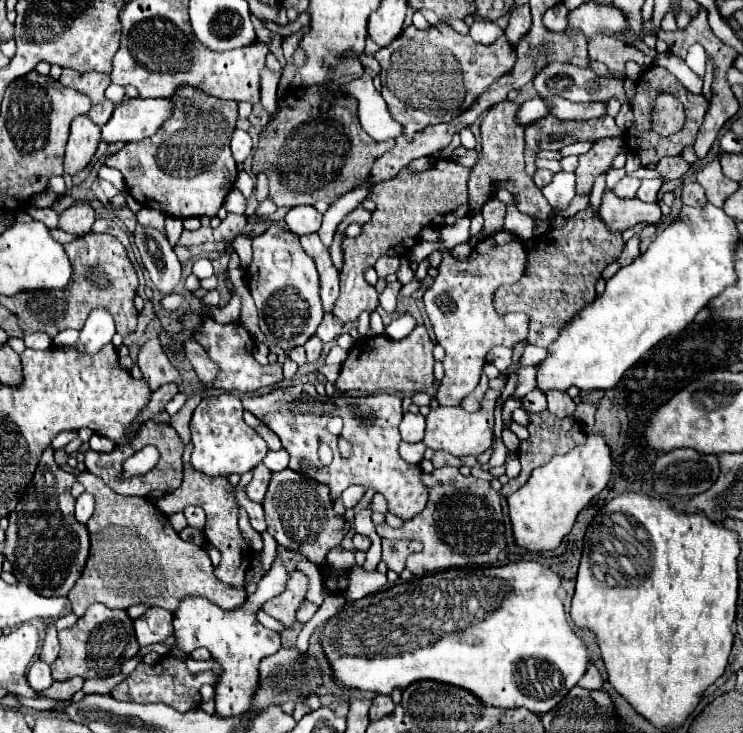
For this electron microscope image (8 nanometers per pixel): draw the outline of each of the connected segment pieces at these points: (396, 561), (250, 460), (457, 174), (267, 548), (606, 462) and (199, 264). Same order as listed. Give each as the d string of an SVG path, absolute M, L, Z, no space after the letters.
M382 539L382 559L386 561L388 569L396 571L398 575L404 571L406 557L412 551L418 551L420 543L418 541L392 541L392 539Z
M222 393L214 397L204 397L200 405L194 409L190 431L192 431L192 467L206 475L232 475L232 473L246 473L252 471L268 453L266 441L244 423L242 419L242 401L238 395Z
M442 161L434 163L432 169L422 171L418 175L400 173L394 179L382 181L372 187L368 199L376 203L376 211L372 219L362 225L362 233L354 239L342 241L344 253L344 267L340 273L340 297L334 307L334 317L342 323L356 321L362 311L376 311L378 307L378 293L374 286L364 279L364 271L370 269L382 255L404 255L418 243L418 233L424 227L444 227L440 225L440 217L444 219L458 219L468 217L468 189L466 177L470 169L454 163Z
M268 531L262 533L262 541L264 541L264 547L262 547L262 551L260 551L258 557L260 557L264 573L268 573L270 567L272 567L272 563L274 563L274 559L276 559L276 547L278 547L278 543L270 537Z
M590 433L588 441L566 455L556 455L552 461L530 475L526 485L508 497L508 513L512 523L514 543L526 551L554 551L570 533L578 513L598 495L610 481L612 457L606 443Z
M200 257L200 259L196 259L196 261L194 261L192 273L194 273L198 279L206 279L206 277L212 277L212 275L214 275L214 271L212 271L212 263L210 263L208 259Z

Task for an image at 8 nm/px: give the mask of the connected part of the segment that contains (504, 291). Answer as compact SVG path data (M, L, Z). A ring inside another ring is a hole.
M588 205L584 211L566 219L564 227L550 227L542 237L536 239L536 249L528 249L526 253L524 277L514 285L504 285L498 289L494 295L494 305L498 313L526 313L530 319L528 343L548 347L570 317L582 309L584 303L594 301L594 285L602 275L602 269L618 259L624 245L622 235L606 229L598 217L598 211Z

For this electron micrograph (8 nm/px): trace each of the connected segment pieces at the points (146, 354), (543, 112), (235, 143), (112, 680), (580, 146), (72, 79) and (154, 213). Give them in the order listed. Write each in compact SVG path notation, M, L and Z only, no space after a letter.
M152 339L140 349L138 367L142 369L144 381L148 383L150 391L156 391L158 387L162 387L162 385L166 385L170 381L174 381L174 383L180 381L178 371L170 365L168 357L162 351L160 339Z
M532 97L532 99L526 99L520 107L518 107L518 113L516 113L516 123L522 125L522 127L528 127L532 123L536 123L538 119L550 115L550 103L540 99L540 97Z
M236 129L232 135L232 141L230 141L230 147L232 147L232 155L234 155L236 163L242 163L252 151L252 139L246 131Z
M114 675L106 679L88 679L84 683L84 691L86 693L110 693L110 689L118 685L122 679L126 679L126 675Z
M590 141L570 144L560 150L561 157L564 158L571 155L580 156L589 151L593 144L594 142Z
M64 69L60 75L60 81L64 87L76 89L90 97L92 105L100 103L104 99L104 89L110 85L110 75L102 73L78 73L74 69Z
M142 207L136 213L136 217L138 217L138 221L142 225L150 225L150 227L154 227L154 229L158 229L158 231L164 233L164 217L166 215L160 209L156 209L156 207Z

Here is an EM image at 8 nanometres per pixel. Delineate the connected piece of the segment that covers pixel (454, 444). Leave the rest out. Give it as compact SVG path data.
M488 389L482 399L482 407L474 413L464 411L462 407L438 407L432 409L426 415L426 435L424 435L424 443L430 449L442 449L448 451L454 457L464 457L464 455L474 455L478 457L480 453L484 453L486 449L490 449L493 443L493 427L494 427L494 407L500 396L500 392Z

